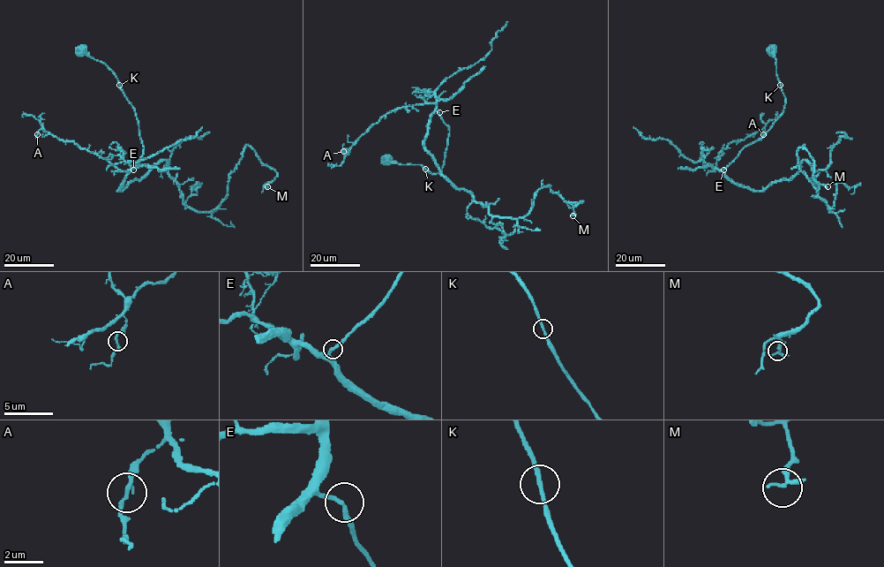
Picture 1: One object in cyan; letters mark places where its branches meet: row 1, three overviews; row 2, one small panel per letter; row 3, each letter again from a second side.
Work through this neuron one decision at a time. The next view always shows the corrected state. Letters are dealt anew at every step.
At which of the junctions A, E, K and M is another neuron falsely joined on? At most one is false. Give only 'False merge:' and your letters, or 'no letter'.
False merge: no letter

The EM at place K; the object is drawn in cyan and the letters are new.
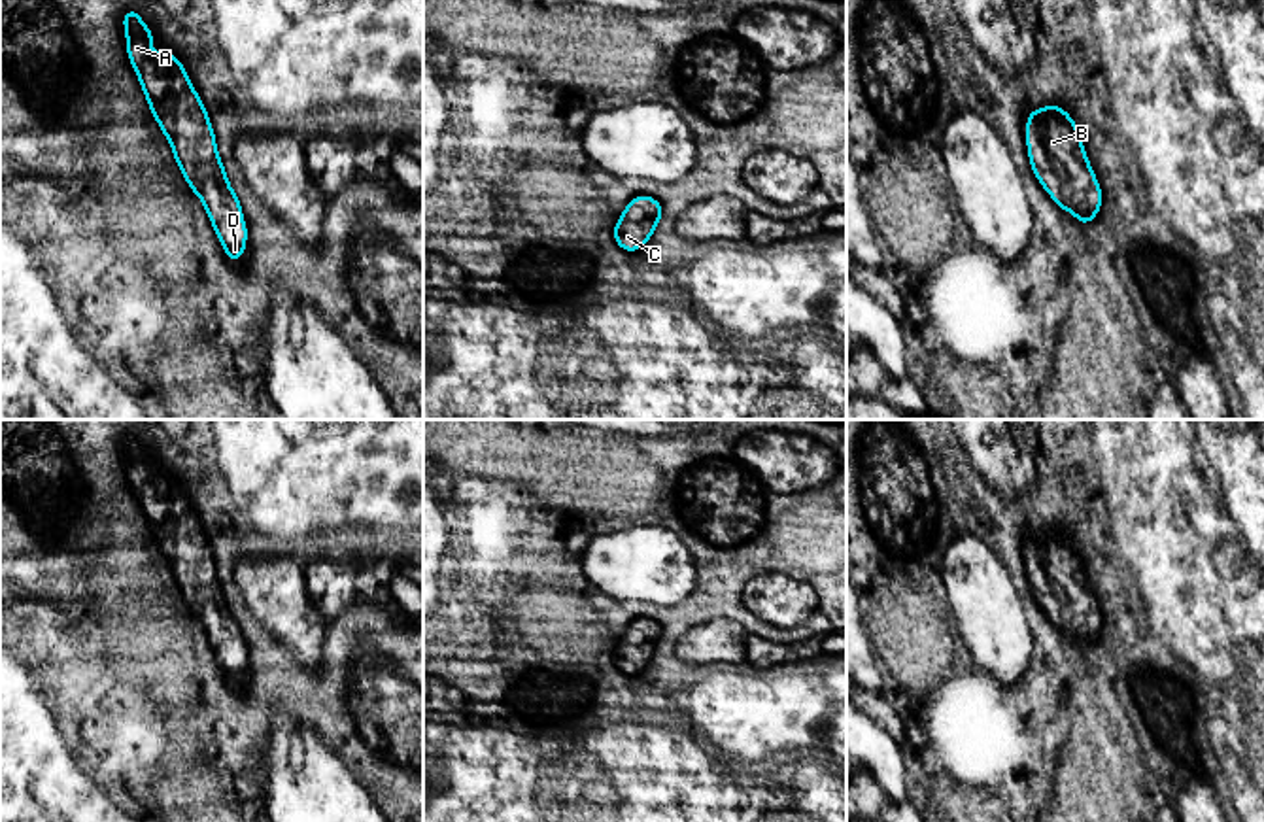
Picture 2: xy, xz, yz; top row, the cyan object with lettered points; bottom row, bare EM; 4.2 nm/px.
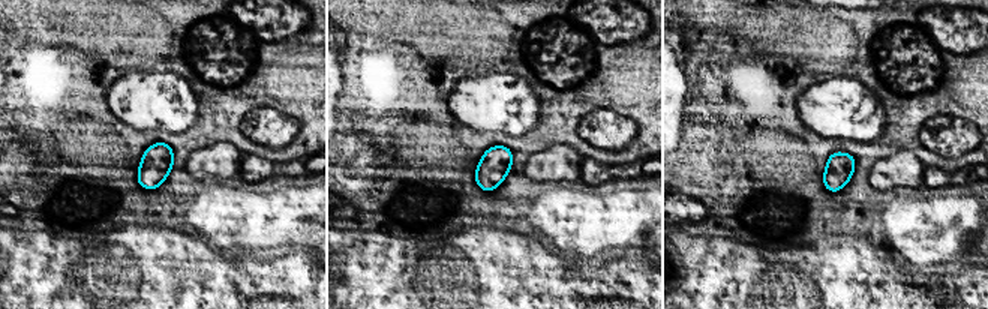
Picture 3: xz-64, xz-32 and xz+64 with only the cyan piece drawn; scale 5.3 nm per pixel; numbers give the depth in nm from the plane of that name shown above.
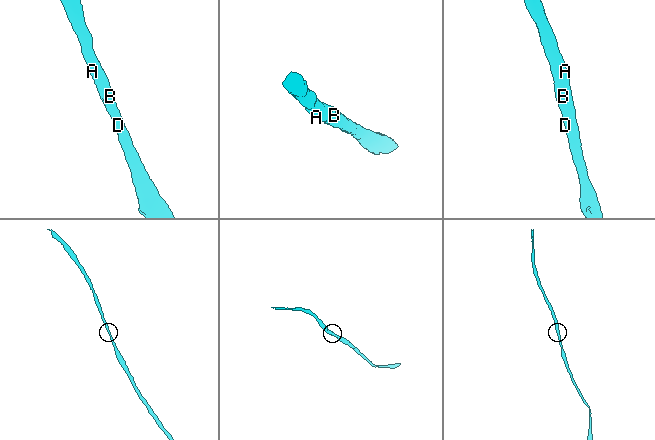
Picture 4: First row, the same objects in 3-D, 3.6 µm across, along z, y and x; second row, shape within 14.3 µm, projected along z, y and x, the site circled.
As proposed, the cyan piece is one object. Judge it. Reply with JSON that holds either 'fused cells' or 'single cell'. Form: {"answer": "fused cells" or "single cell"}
{"answer": "single cell"}

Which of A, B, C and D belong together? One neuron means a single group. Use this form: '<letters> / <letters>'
A B C D

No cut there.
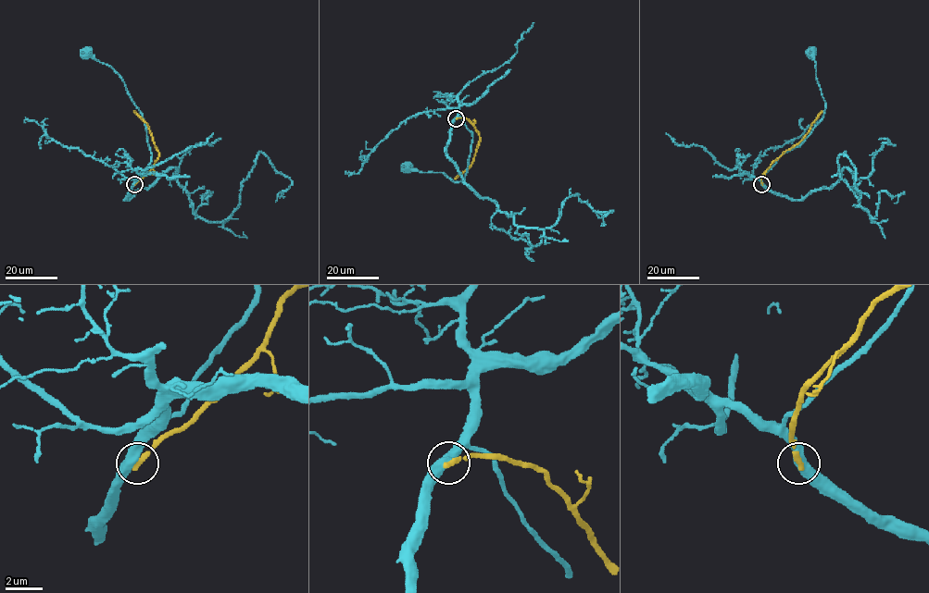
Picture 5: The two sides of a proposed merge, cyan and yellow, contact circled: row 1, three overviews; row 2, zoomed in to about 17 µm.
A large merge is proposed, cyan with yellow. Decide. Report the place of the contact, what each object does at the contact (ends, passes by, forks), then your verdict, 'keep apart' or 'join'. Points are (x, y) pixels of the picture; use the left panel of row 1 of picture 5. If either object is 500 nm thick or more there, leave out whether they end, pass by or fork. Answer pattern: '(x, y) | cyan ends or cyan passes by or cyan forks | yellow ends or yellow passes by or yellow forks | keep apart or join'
(134, 184) | keep apart

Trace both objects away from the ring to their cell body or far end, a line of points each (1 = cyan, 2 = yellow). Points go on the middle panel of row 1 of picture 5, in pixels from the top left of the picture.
1: (456, 118), (461, 117), (472, 137), (464, 179), (454, 181), (444, 173), (408, 169)
2: (456, 118), (468, 118), (480, 141), (473, 162), (454, 179)

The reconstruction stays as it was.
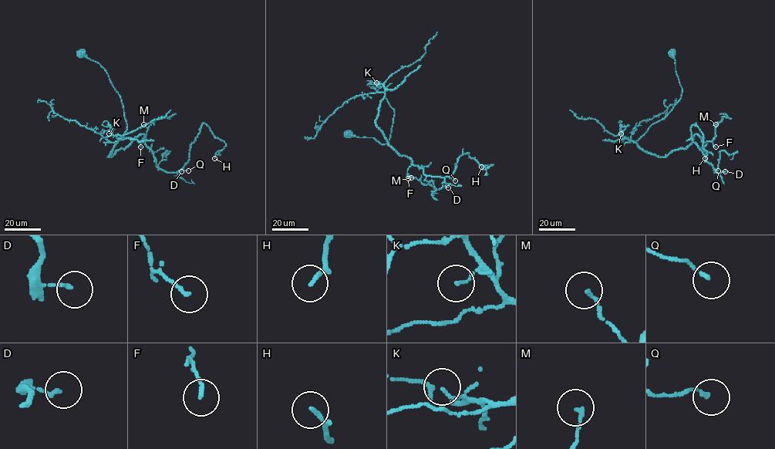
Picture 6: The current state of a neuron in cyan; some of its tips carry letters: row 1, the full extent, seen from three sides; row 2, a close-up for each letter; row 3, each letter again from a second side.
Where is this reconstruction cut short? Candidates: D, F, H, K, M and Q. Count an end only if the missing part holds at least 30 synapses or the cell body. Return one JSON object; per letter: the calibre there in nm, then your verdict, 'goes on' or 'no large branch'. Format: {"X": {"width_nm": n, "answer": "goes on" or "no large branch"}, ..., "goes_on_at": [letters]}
{"D": {"width_nm": 120, "answer": "no large branch"}, "F": {"width_nm": 130, "answer": "no large branch"}, "H": {"width_nm": 130, "answer": "no large branch"}, "K": {"width_nm": 90, "answer": "no large branch"}, "M": {"width_nm": 140, "answer": "no large branch"}, "Q": {"width_nm": 130, "answer": "no large branch"}, "goes_on_at": []}

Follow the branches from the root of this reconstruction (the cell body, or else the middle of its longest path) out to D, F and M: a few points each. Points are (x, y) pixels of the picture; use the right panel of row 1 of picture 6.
D: (673, 53), (680, 99), (635, 143), (645, 151), (665, 156), (685, 148), (697, 134), (714, 172), (725, 171)
F: (673, 53), (682, 87), (680, 99), (635, 143), (660, 156), (685, 148), (695, 134), (716, 146)
M: (673, 53), (680, 99), (635, 143), (665, 156), (685, 148), (695, 134), (711, 141), (716, 124)

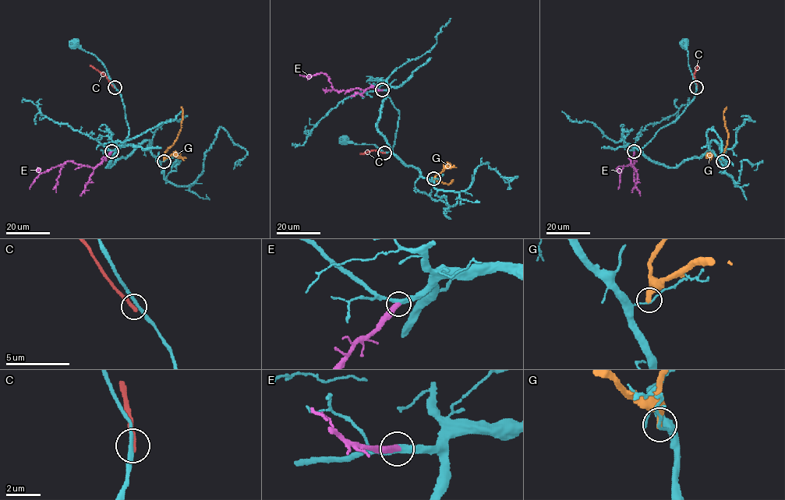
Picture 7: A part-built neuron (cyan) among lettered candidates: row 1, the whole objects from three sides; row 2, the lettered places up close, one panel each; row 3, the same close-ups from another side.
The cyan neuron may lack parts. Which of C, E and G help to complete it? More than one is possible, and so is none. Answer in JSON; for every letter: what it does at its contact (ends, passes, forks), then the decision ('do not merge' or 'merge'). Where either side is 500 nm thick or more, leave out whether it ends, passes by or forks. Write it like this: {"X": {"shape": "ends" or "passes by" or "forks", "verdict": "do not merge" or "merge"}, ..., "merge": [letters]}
{"C": {"shape": "ends", "verdict": "do not merge"}, "E": {"shape": "ends", "verdict": "merge"}, "G": {"shape": "ends", "verdict": "do not merge"}, "merge": ["E"]}

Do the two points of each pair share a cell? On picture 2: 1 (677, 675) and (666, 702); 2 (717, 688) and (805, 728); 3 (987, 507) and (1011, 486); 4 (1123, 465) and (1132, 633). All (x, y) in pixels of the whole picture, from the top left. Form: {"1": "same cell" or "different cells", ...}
{"1": "same cell", "2": "same cell", "3": "different cells", "4": "different cells"}

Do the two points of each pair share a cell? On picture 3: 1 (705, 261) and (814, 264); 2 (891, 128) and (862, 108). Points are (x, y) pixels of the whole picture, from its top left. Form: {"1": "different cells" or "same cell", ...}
{"1": "same cell", "2": "different cells"}

